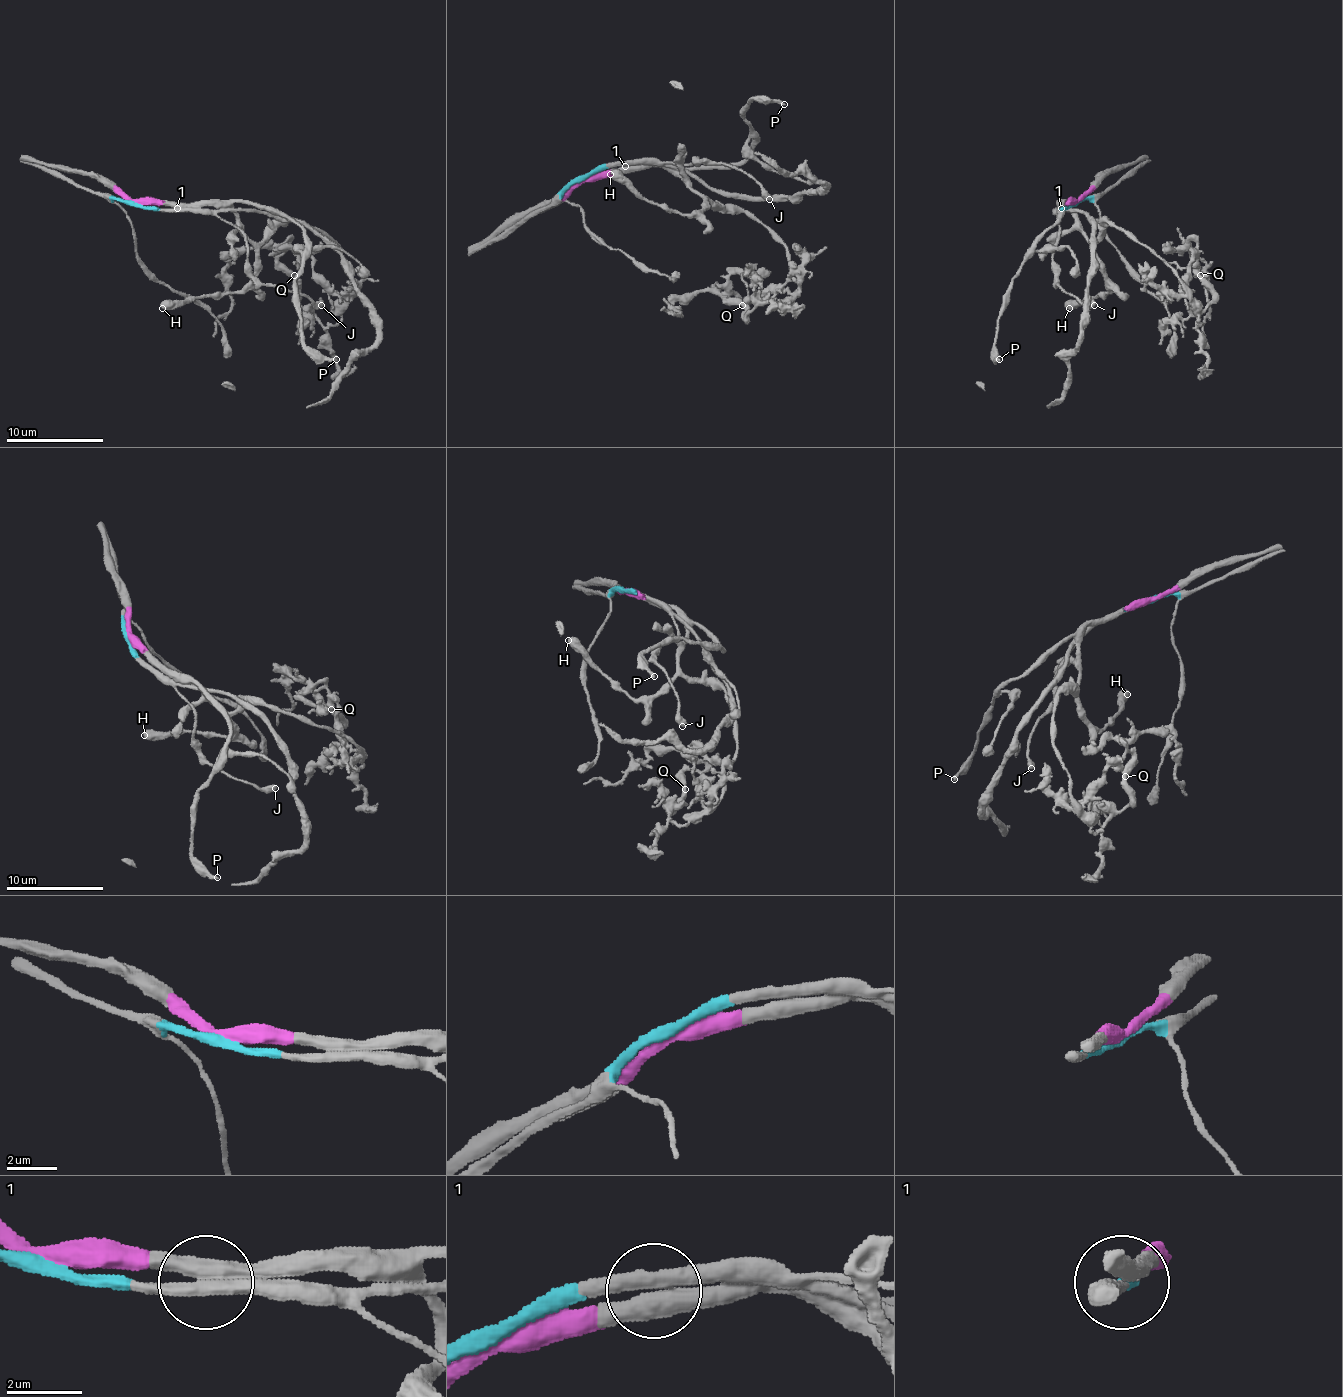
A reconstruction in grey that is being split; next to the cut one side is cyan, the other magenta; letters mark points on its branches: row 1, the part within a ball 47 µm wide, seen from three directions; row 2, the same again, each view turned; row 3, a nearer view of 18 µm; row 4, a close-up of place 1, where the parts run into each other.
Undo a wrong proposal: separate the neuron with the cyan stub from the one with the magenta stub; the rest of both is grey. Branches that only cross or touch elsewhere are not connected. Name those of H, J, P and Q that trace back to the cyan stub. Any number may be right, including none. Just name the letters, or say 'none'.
J

